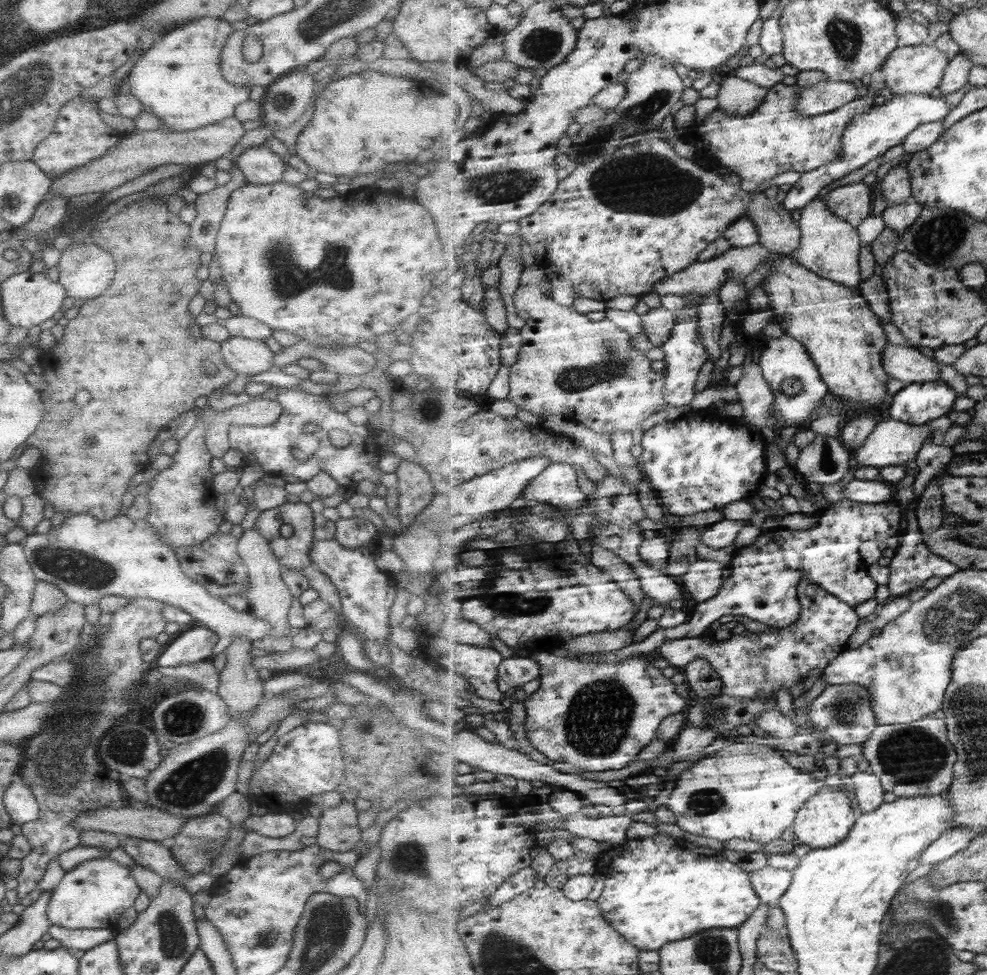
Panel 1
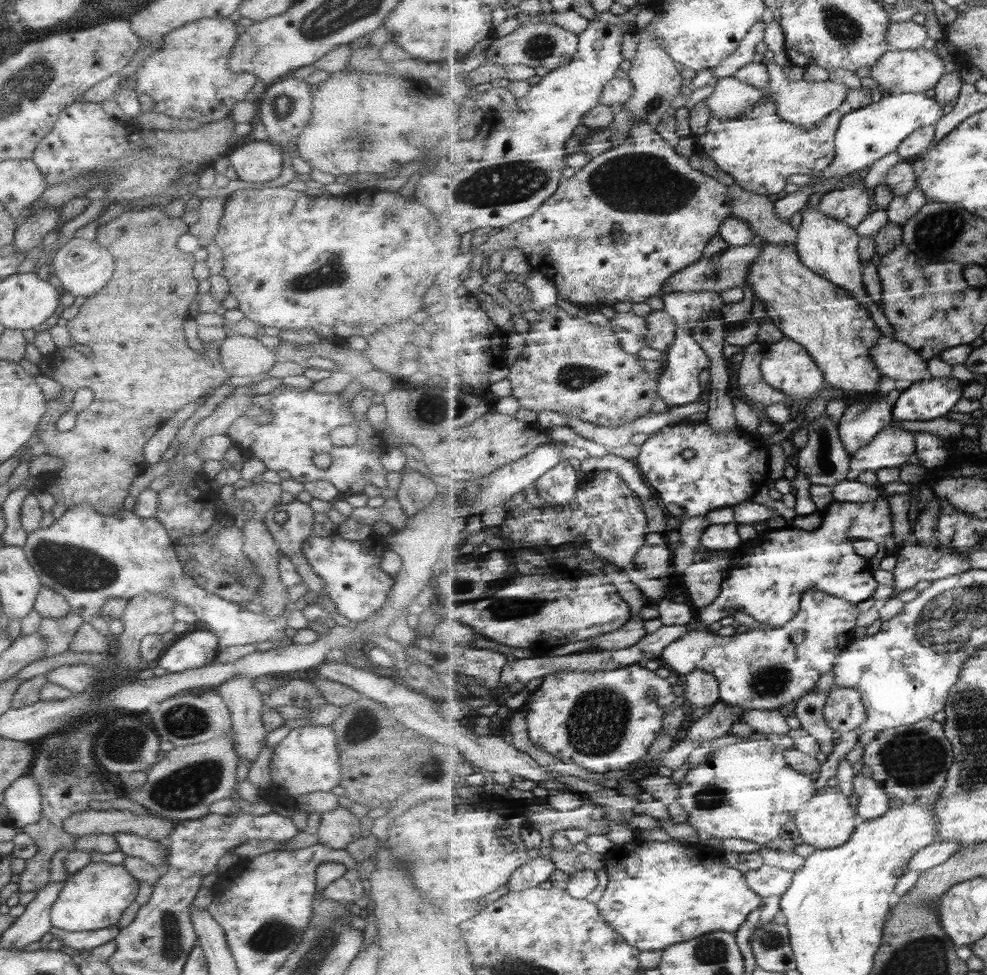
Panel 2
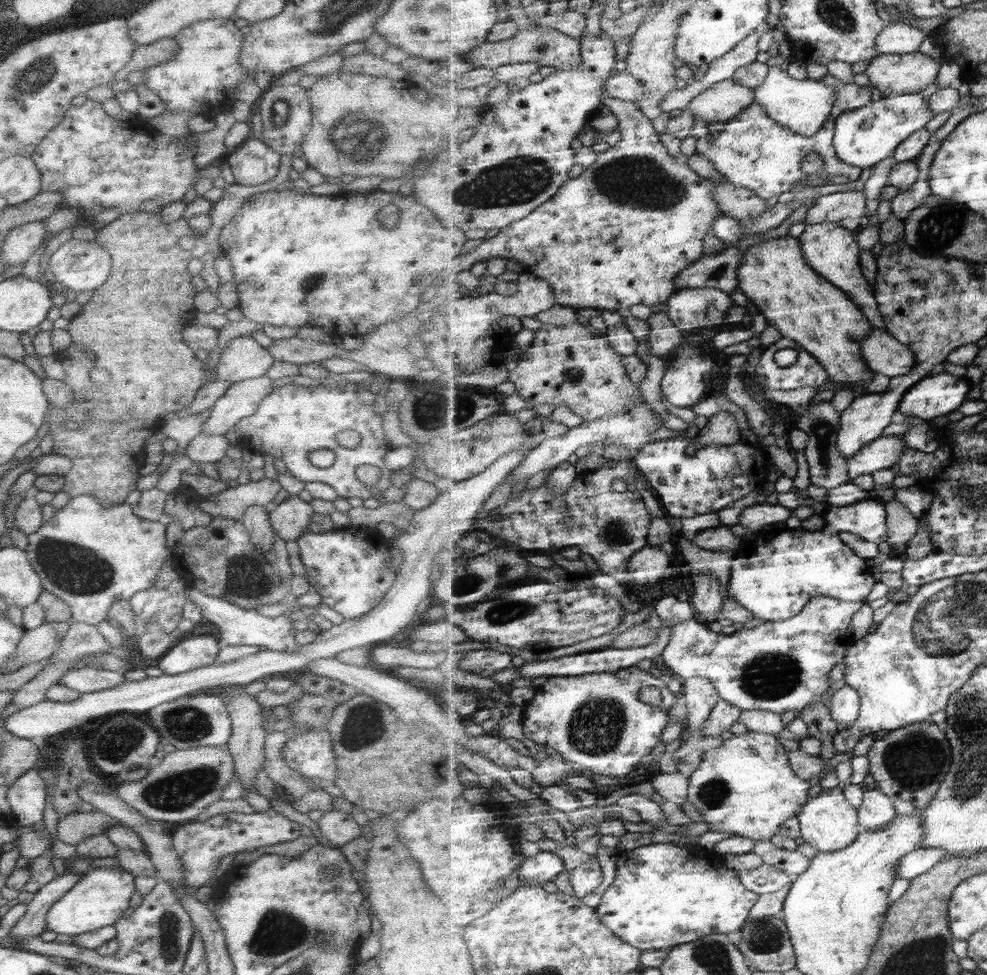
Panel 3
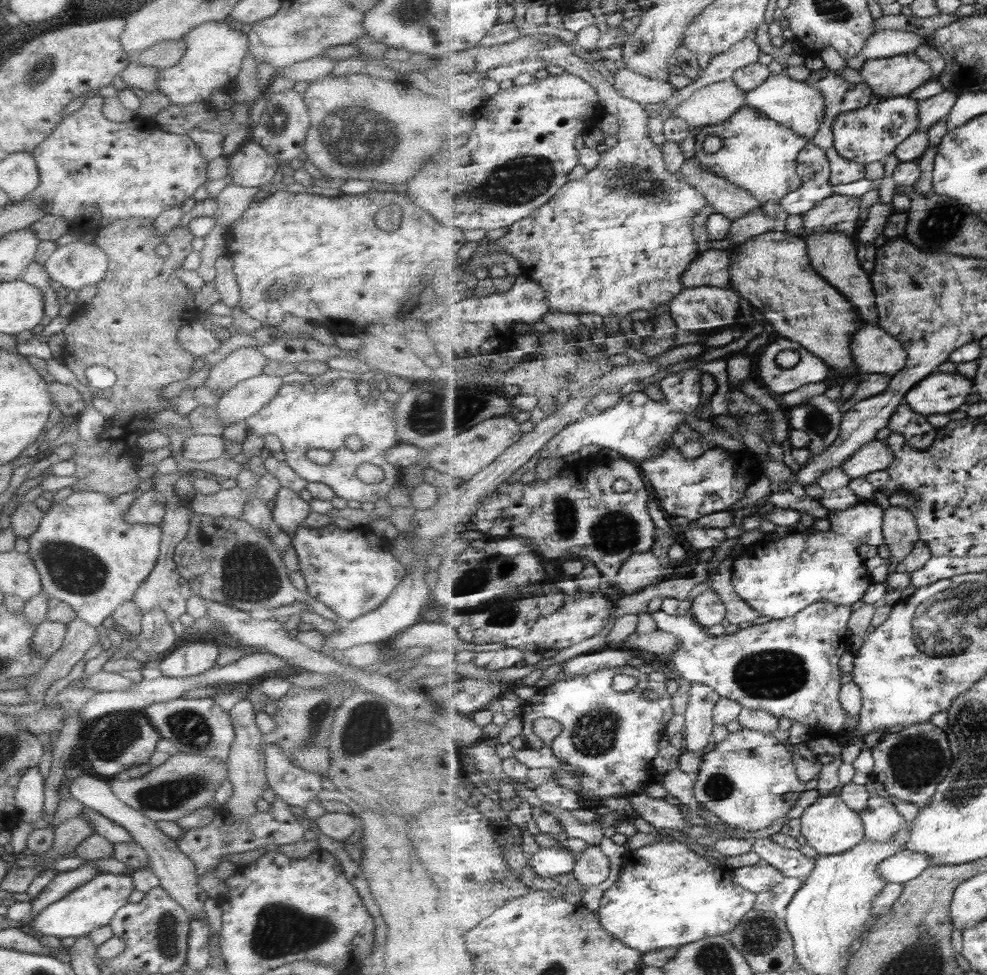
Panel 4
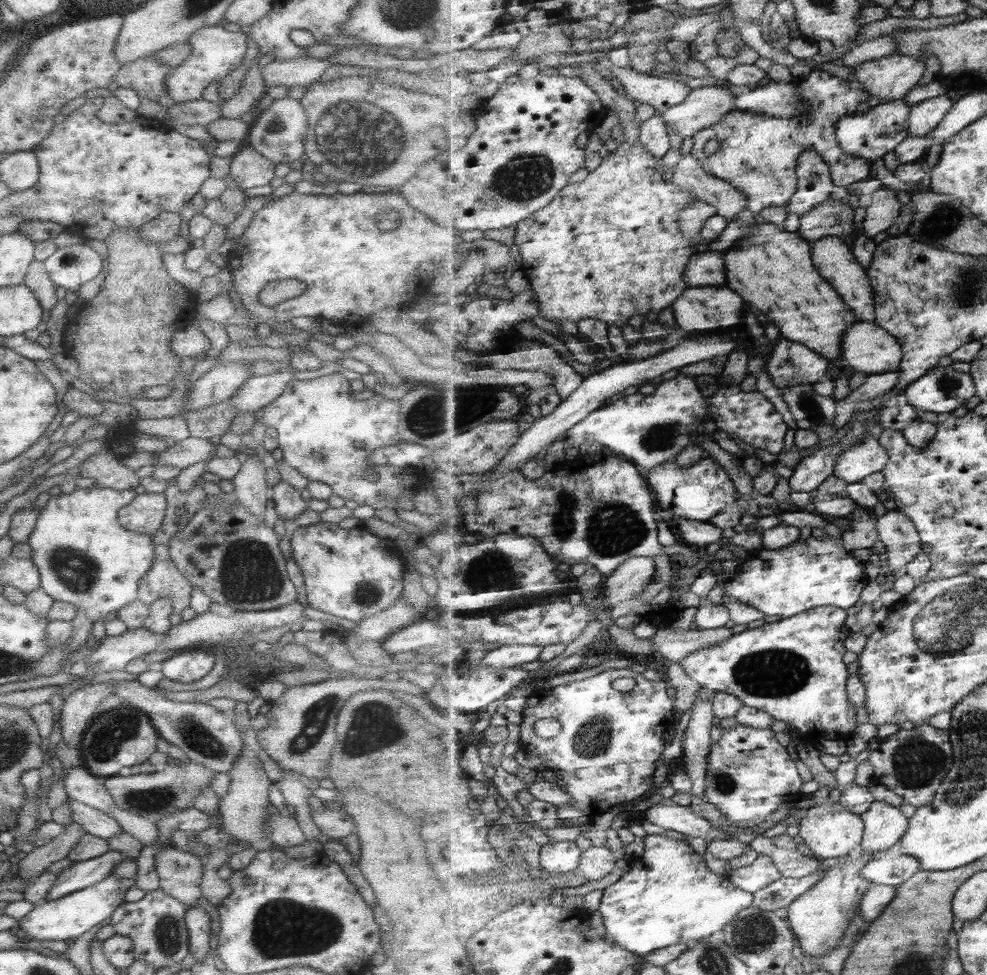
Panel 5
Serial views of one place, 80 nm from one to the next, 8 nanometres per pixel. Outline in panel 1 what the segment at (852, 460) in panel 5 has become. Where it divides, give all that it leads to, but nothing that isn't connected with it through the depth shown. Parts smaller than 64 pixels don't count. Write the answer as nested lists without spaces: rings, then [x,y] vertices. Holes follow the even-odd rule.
[[[890,416],[880,423],[866,443],[855,450],[857,468],[913,464],[926,440],[936,437],[929,426],[911,425]]]

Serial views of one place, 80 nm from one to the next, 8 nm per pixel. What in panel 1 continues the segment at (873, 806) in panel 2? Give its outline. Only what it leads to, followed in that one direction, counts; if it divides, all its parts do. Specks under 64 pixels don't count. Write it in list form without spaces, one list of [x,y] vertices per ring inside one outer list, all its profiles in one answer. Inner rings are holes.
[[[870,770],[857,771],[851,778],[855,786],[855,799],[859,804],[859,813],[873,812],[885,802],[883,794],[886,790],[882,787],[882,780]]]

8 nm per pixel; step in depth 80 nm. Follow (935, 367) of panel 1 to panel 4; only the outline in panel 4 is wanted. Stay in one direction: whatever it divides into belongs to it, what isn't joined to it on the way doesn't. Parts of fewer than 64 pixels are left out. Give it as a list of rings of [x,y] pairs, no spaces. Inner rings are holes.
[[[866,323],[852,339],[852,356],[863,372],[895,376],[907,366],[906,345],[881,325]]]

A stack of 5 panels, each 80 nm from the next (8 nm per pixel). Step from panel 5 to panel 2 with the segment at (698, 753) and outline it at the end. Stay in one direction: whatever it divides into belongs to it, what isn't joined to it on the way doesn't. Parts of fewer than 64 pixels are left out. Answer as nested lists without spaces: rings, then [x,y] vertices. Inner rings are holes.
[[[695,670],[683,677],[682,685],[685,691],[683,696],[691,707],[708,711],[721,701],[718,678],[709,672]]]

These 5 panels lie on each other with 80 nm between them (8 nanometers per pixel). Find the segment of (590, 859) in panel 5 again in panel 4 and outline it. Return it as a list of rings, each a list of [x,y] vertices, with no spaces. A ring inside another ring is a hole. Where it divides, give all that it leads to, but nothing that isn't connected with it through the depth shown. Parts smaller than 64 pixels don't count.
[[[593,845],[581,853],[573,873],[582,887],[591,888],[605,882],[609,878],[609,872],[611,872],[611,860],[603,854],[598,845]]]

